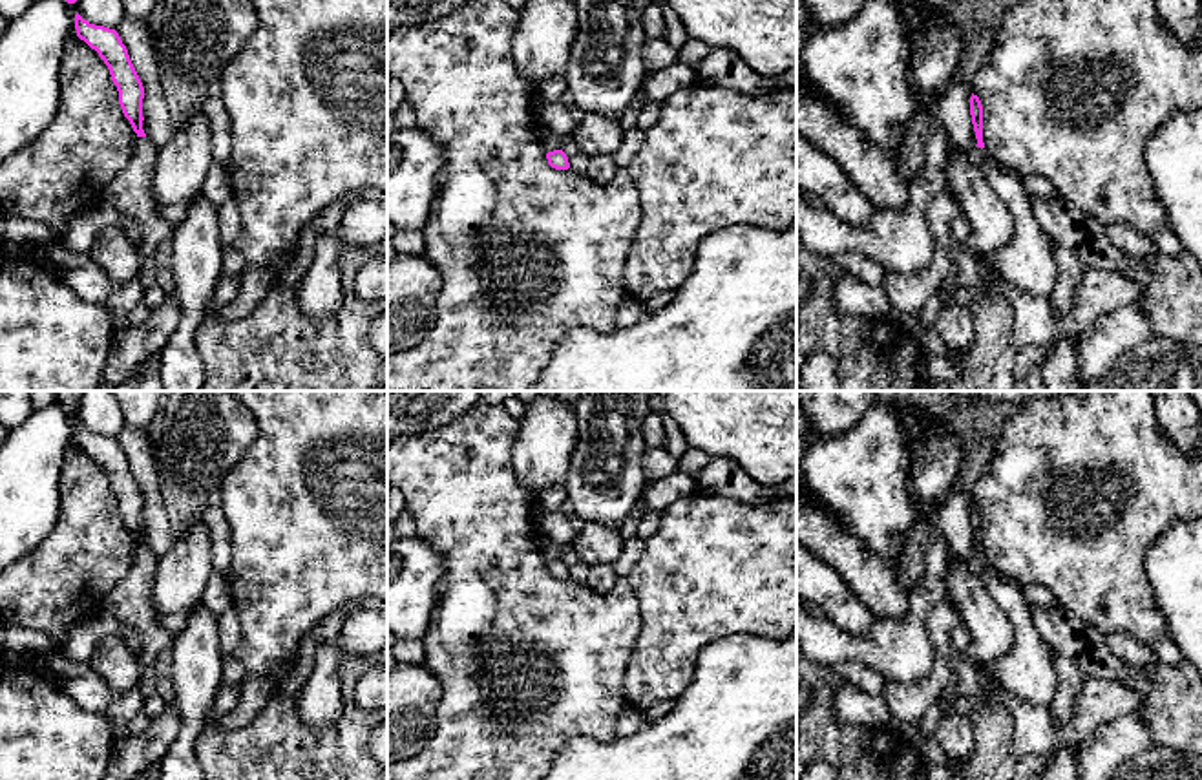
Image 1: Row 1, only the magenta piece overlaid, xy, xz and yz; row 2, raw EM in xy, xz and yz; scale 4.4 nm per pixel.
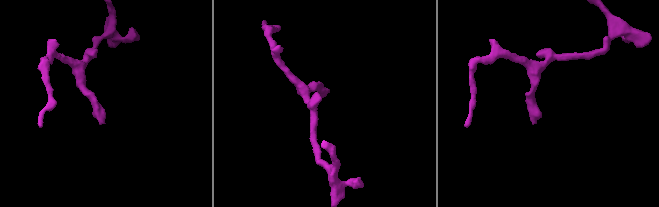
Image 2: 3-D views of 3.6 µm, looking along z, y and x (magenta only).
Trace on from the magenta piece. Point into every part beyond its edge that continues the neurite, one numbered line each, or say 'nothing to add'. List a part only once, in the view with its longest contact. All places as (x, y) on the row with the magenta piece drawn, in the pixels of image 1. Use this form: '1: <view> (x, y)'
1: yz (1025, 262)

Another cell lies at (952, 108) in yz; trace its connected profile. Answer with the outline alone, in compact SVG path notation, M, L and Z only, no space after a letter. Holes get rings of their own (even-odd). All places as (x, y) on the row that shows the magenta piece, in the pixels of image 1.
M952 82L941 95L912 90L917 110L928 110L948 133L950 144L970 148L977 144L970 115L970 84Z

